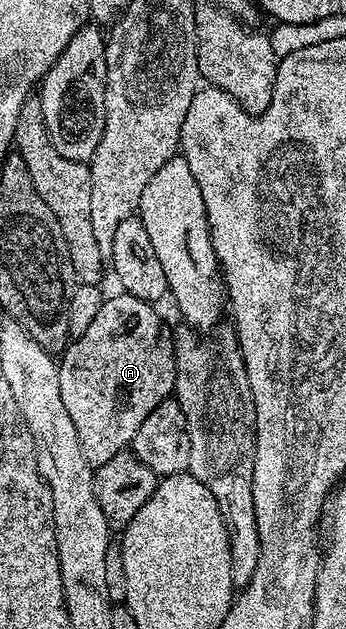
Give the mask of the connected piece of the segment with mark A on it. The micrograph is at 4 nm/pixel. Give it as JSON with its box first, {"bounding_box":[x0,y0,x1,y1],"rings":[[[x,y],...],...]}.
{"bounding_box":[59,294,177,469],"rings":[[[116,294],[102,302],[87,333],[76,336],[59,359],[59,393],[63,393],[63,405],[67,405],[67,413],[71,413],[71,421],[75,421],[75,433],[79,433],[83,457],[87,457],[89,466],[94,469],[107,465],[115,453],[132,444],[139,425],[147,421],[147,413],[170,398],[177,385],[173,345],[170,336],[165,336],[161,328],[158,308],[134,295]]]}

